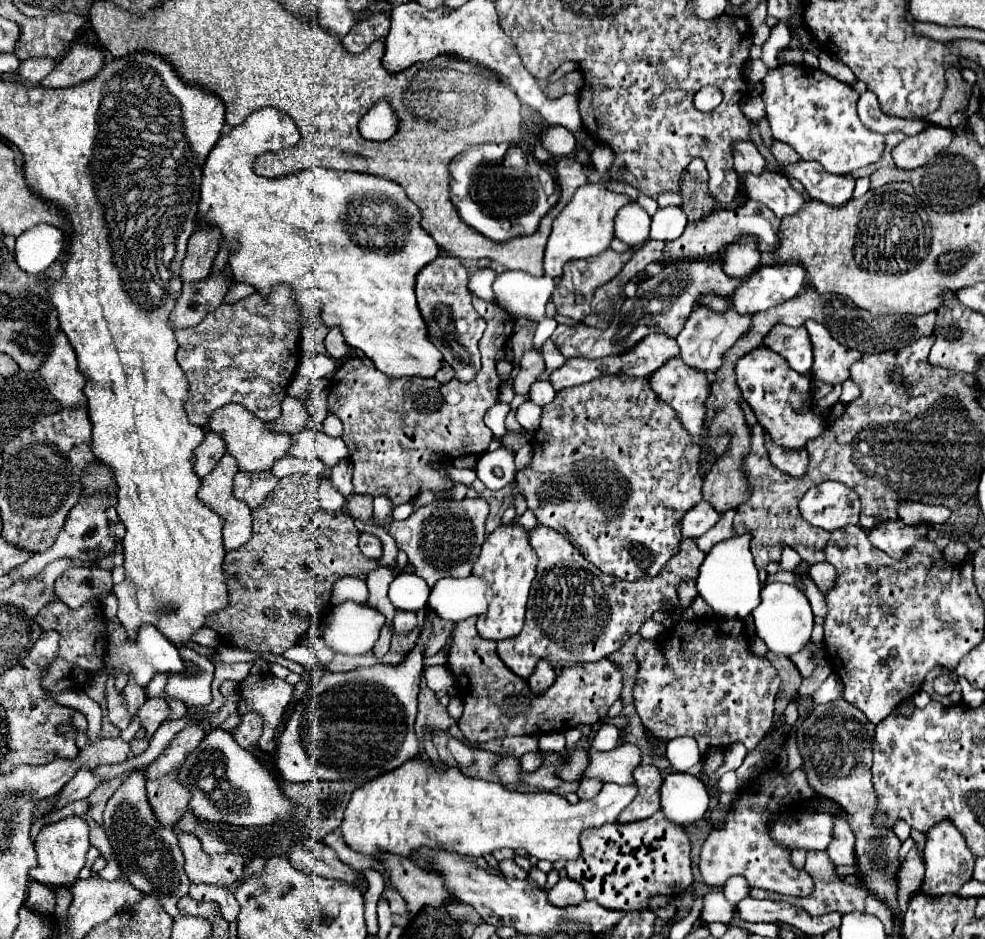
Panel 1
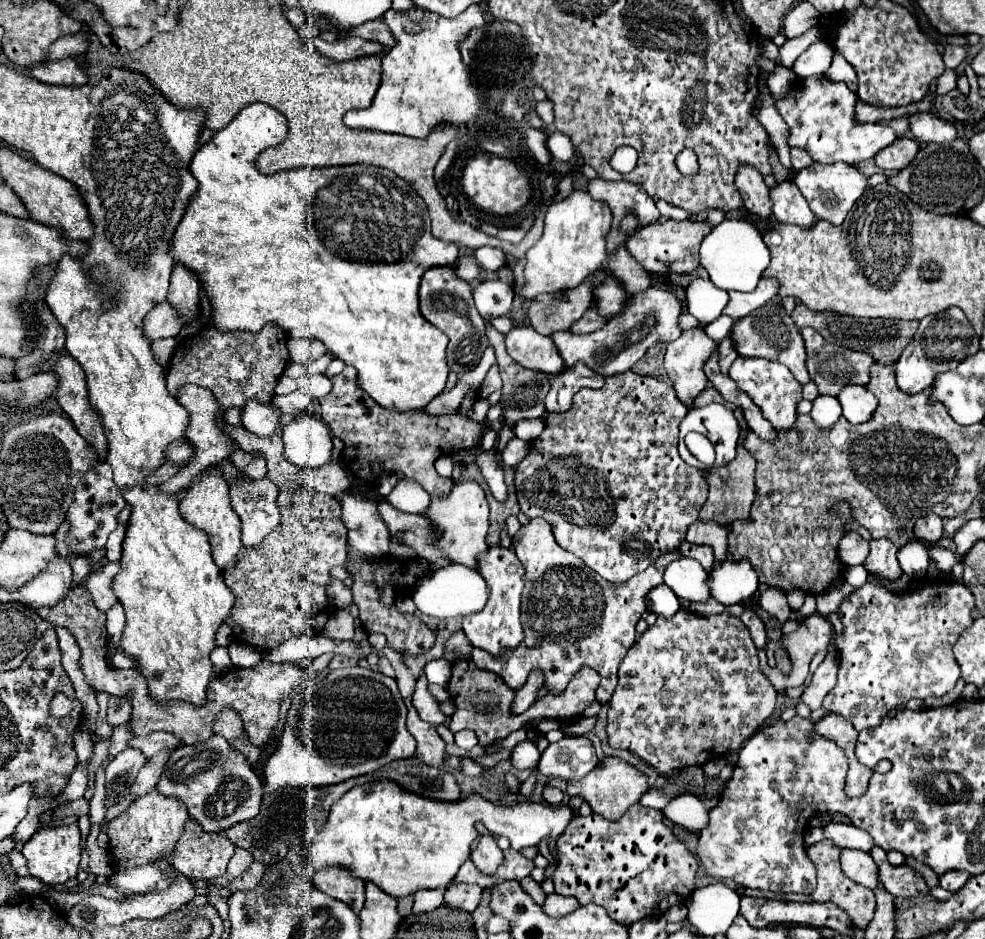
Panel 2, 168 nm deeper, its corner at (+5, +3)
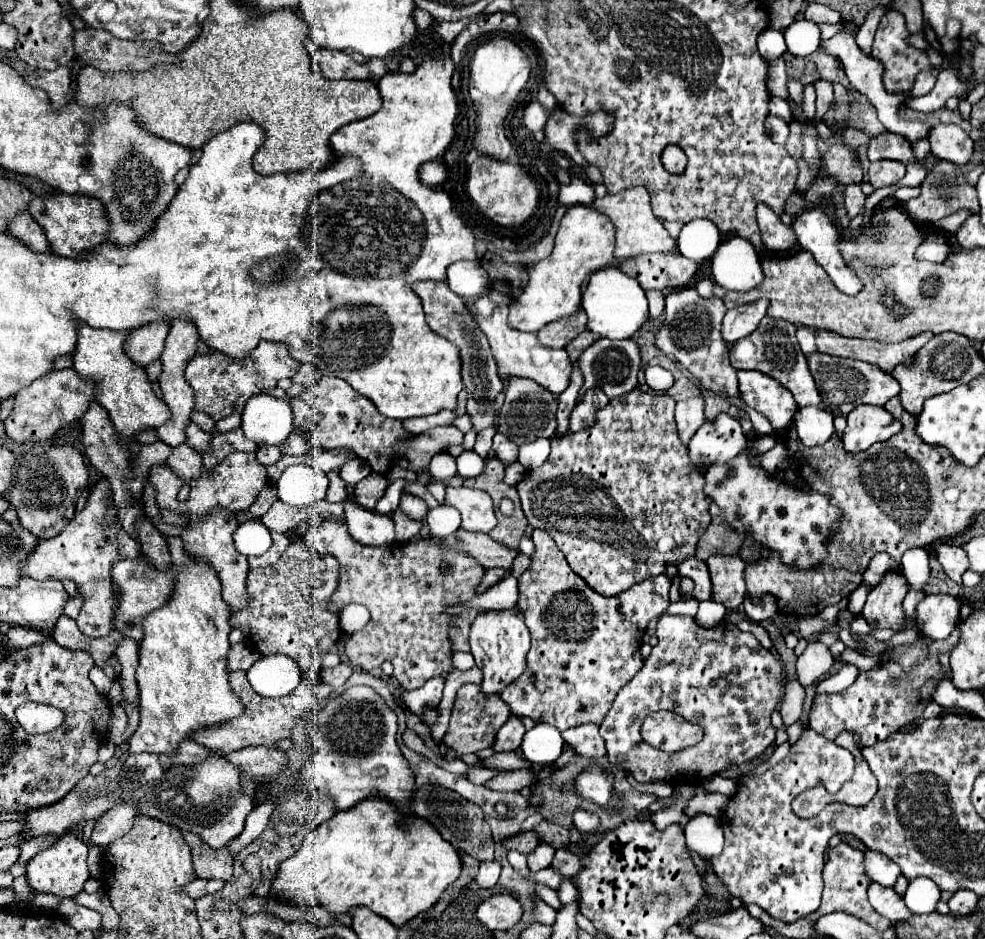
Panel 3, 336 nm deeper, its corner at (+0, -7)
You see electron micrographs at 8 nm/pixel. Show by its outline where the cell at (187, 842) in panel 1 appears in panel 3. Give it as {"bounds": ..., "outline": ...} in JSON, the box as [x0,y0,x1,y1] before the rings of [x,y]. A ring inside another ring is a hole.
{"bounds":[183,834,233,880],"outline":[[[183,834],[183,840],[189,844],[191,854],[193,854],[193,864],[195,872],[199,878],[215,878],[215,880],[231,880],[233,876],[233,858],[225,848],[211,850],[197,834]]]}

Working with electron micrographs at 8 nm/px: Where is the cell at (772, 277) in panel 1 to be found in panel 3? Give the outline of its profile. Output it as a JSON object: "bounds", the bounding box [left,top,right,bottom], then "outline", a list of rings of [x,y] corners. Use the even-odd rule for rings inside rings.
{"bounds":[723,300,767,344],"outline":[[[755,300],[743,306],[735,306],[727,310],[723,320],[723,338],[727,344],[735,344],[737,340],[745,338],[747,334],[755,332],[761,318],[767,312],[767,300]]]}

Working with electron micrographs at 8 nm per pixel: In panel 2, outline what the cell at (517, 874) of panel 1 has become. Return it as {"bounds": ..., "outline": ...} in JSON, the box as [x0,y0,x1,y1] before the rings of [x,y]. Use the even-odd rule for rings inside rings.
{"bounds":[472,836,504,874],"outline":[[[482,836],[478,846],[472,850],[472,862],[480,872],[494,874],[504,862],[504,852],[498,848],[492,836]]]}

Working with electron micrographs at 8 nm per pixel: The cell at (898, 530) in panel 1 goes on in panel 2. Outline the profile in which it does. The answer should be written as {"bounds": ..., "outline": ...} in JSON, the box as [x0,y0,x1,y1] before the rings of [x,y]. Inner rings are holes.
{"bounds":[864,538,902,580],"outline":[[[888,538],[870,540],[870,556],[868,556],[864,568],[870,574],[876,574],[880,578],[888,578],[888,580],[900,578],[902,570],[900,570],[898,558],[896,558],[898,550],[900,550],[900,546],[896,546]]]}

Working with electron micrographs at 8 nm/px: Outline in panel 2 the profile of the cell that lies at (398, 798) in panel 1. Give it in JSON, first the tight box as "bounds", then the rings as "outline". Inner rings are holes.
{"bounds":[312,778,576,898],"outline":[[[384,778],[378,782],[366,782],[362,786],[354,786],[338,802],[332,804],[326,826],[314,838],[312,866],[314,870],[330,866],[330,864],[346,866],[358,878],[378,884],[384,892],[392,894],[394,898],[402,898],[402,896],[414,894],[420,888],[442,888],[448,882],[452,882],[460,866],[470,858],[472,842],[478,840],[482,832],[488,832],[492,836],[506,836],[514,850],[522,850],[526,846],[538,848],[542,840],[546,842],[558,840],[574,816],[576,816],[576,810],[572,810],[568,804],[550,806],[544,802],[526,800],[526,802],[516,802],[508,806],[508,804],[490,802],[476,792],[452,802],[432,800],[414,792],[406,792],[394,780]]]}

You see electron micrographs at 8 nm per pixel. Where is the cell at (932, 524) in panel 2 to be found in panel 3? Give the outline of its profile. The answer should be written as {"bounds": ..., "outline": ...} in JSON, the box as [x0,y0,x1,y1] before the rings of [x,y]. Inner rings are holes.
{"bounds":[933,542,969,586],"outline":[[[935,542],[933,544],[935,548],[935,554],[937,554],[937,560],[941,562],[945,574],[957,582],[961,586],[961,576],[969,570],[969,558],[967,558],[967,552],[959,546],[949,546],[945,542]]]}

